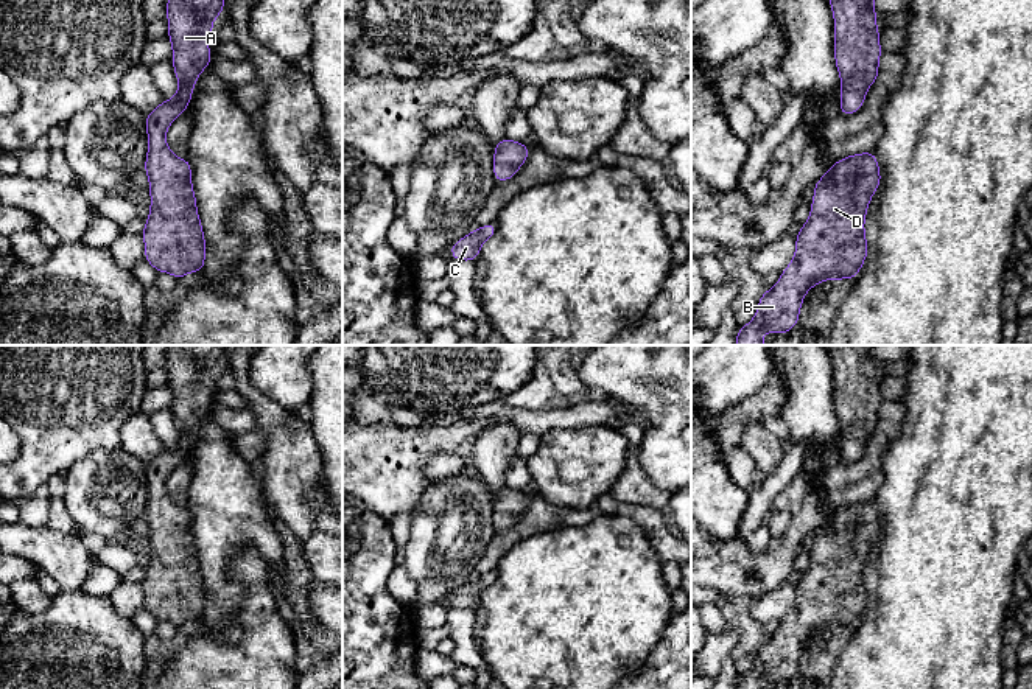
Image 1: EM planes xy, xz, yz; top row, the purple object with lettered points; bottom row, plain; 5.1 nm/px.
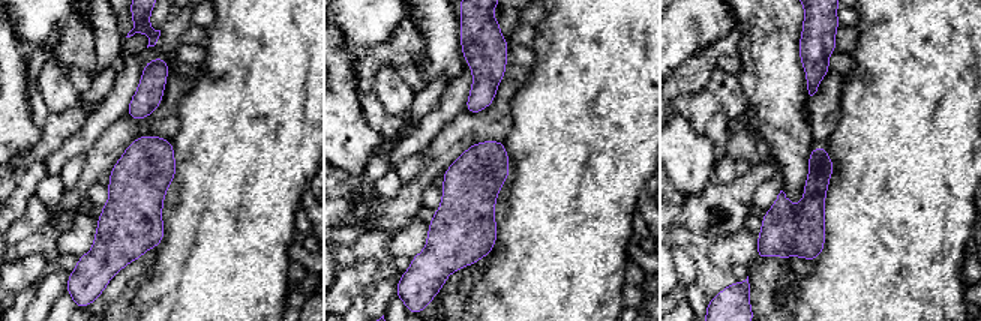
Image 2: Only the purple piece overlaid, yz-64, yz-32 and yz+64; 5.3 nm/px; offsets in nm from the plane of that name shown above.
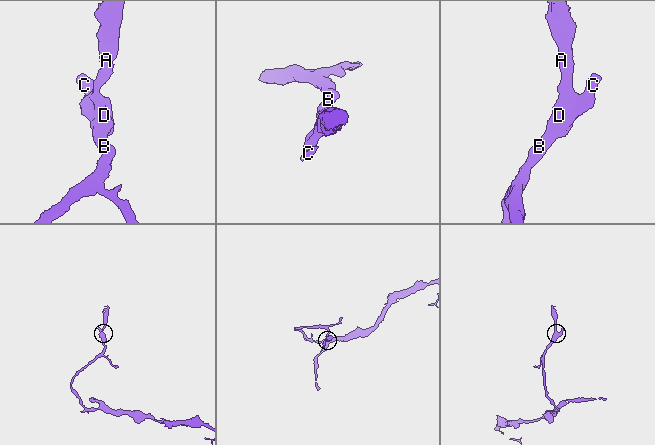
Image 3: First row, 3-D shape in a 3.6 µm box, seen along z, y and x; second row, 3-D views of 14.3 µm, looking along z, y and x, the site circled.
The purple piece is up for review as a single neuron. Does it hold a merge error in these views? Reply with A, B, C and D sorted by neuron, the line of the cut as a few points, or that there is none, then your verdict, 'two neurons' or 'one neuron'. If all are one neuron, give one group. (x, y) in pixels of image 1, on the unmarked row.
groups A B C D; cut none; one neuron

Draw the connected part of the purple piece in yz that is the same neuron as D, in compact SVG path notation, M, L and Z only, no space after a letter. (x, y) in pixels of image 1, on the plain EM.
M873 499L851 502L830 515L814 532L809 566L795 585L792 610L780 622L777 633L760 645L753 667L738 677L736 689L763 689L764 678L774 684L789 681L799 672L803 645L813 635L827 628L853 628L858 624L869 602L865 563L879 533L881 521Z

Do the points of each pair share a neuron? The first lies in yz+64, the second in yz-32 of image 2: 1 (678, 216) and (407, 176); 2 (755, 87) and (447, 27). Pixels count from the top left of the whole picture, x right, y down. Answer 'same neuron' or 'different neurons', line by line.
1: different neurons
2: same neuron

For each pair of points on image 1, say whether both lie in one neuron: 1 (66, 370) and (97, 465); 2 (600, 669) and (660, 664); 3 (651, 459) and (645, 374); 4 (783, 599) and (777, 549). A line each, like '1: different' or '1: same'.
1: different
2: different
3: same
4: different

